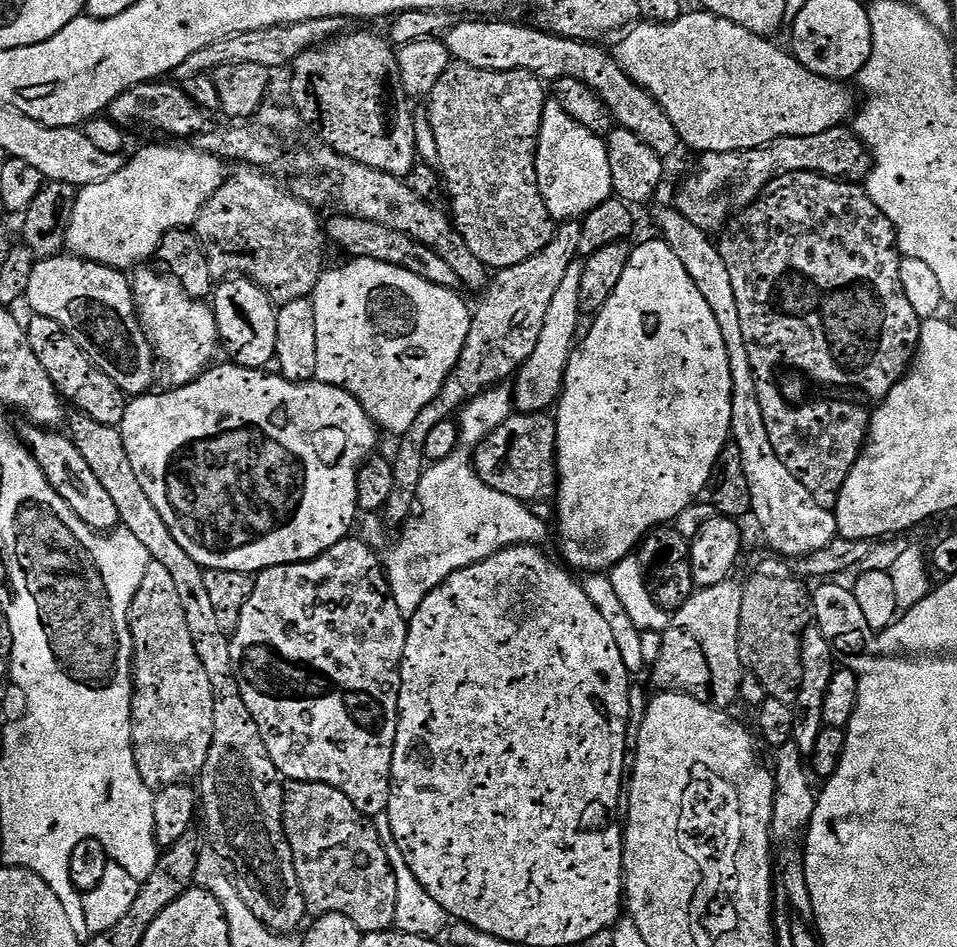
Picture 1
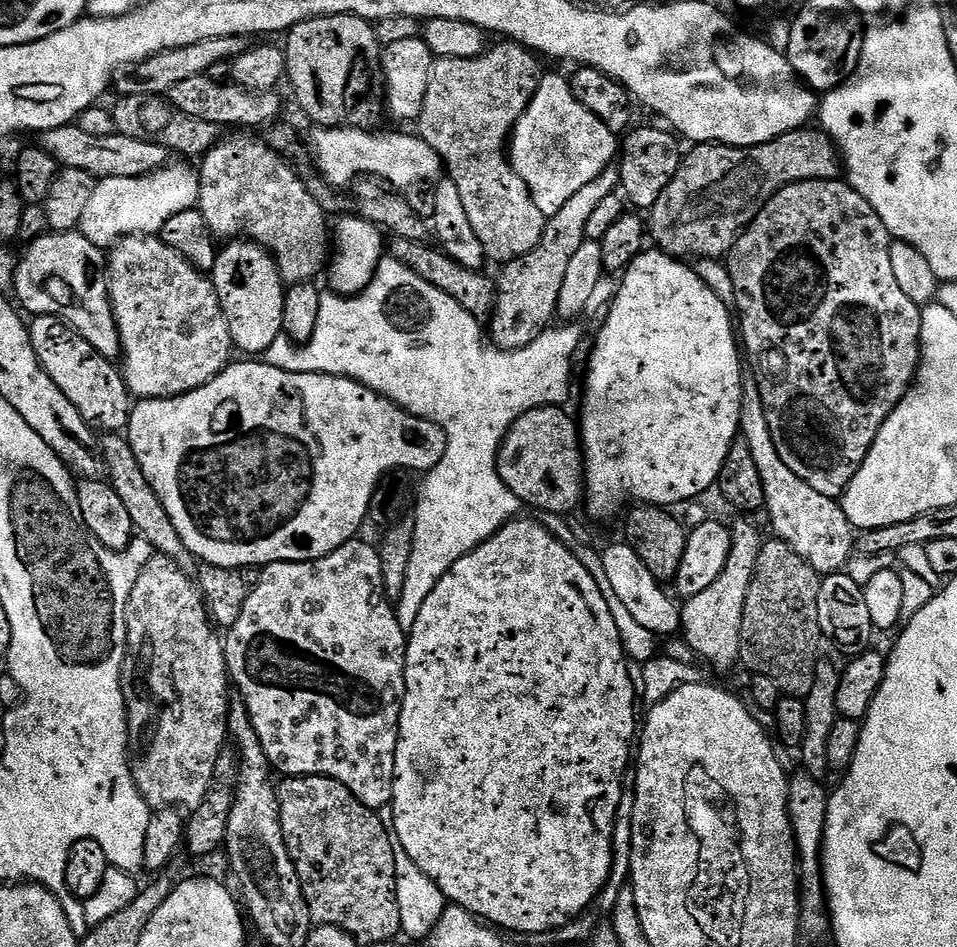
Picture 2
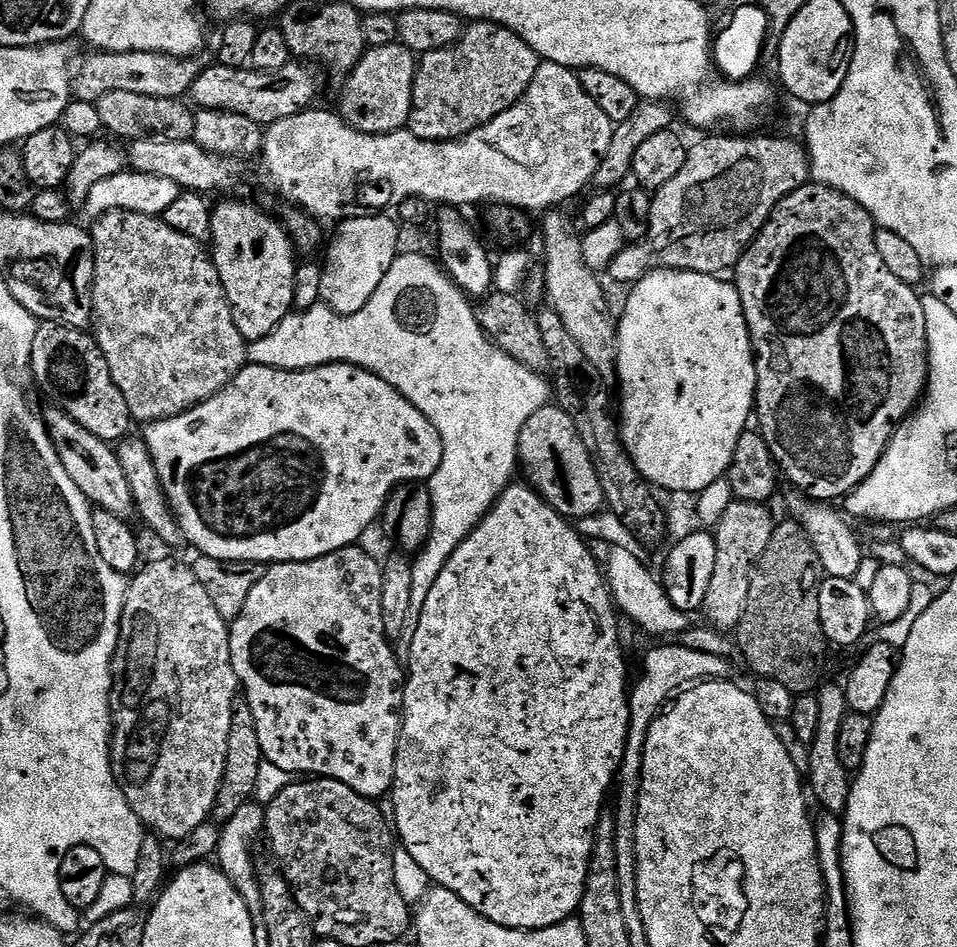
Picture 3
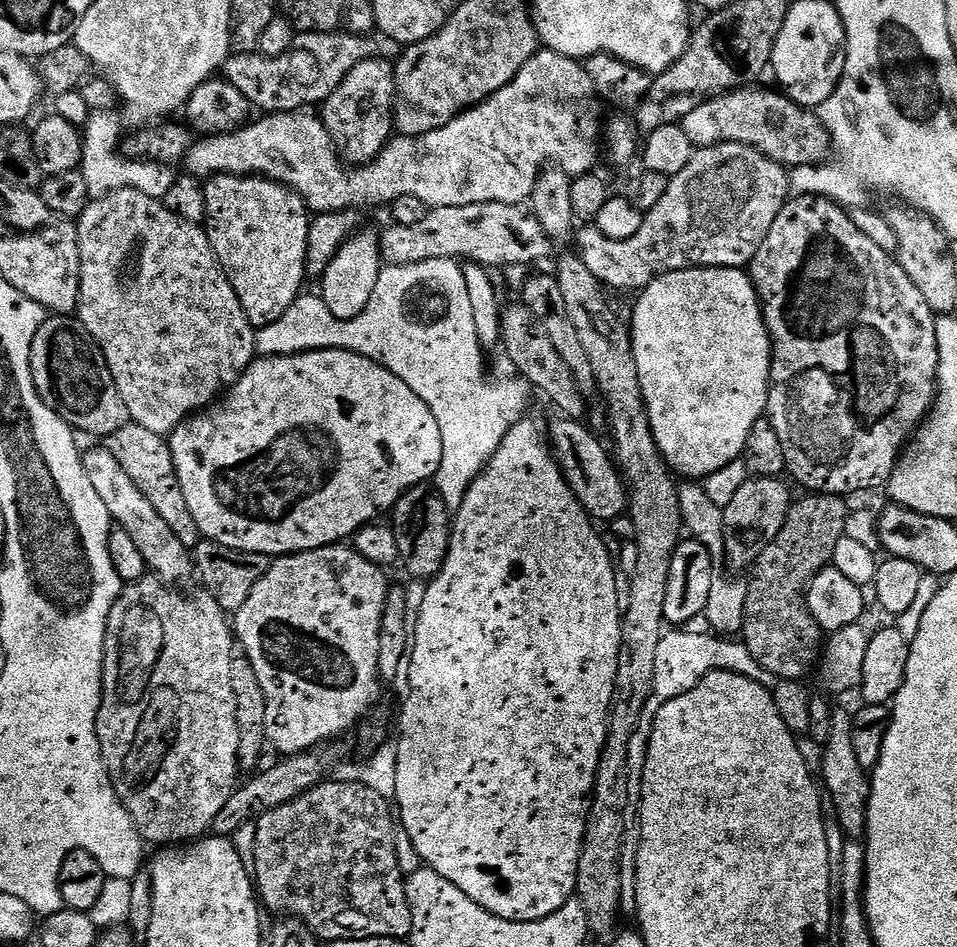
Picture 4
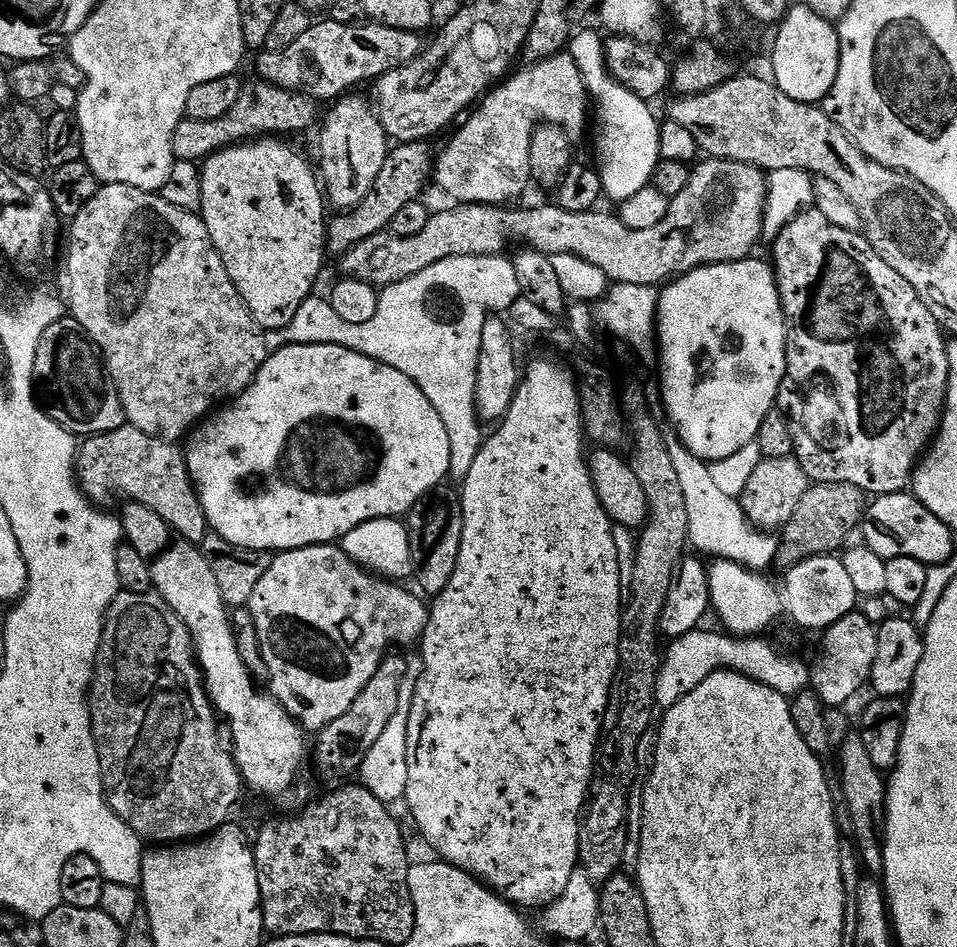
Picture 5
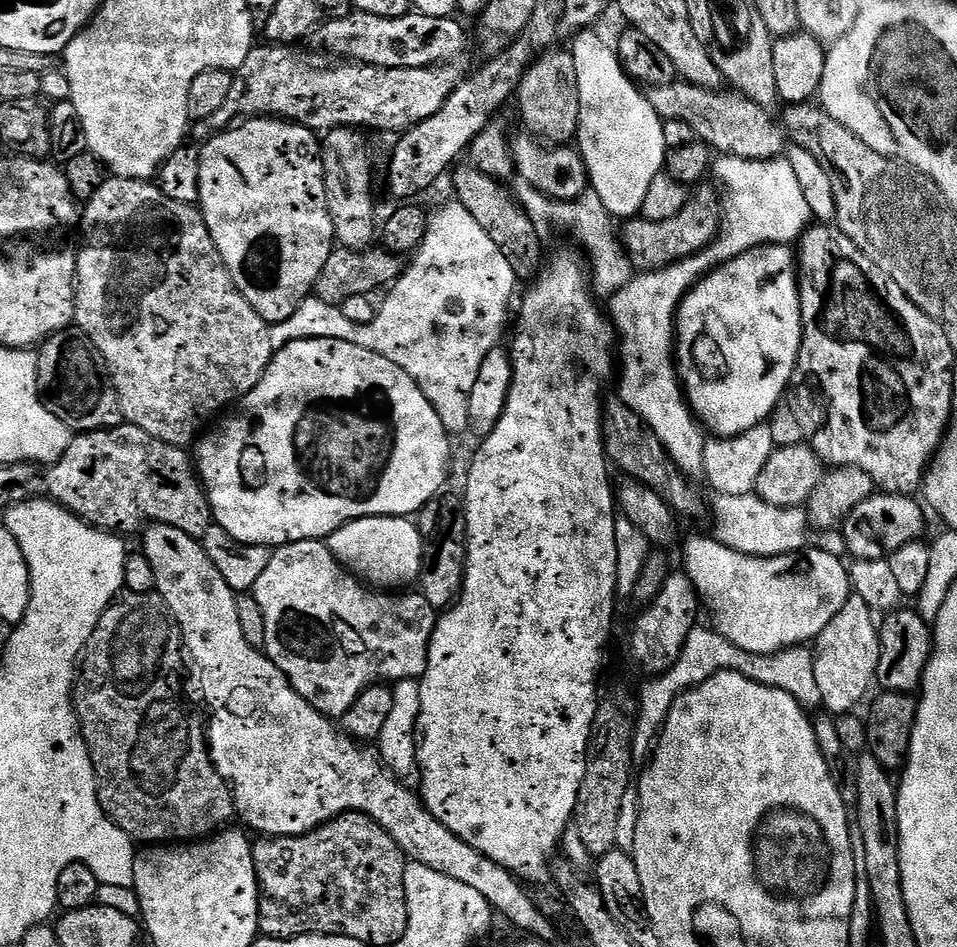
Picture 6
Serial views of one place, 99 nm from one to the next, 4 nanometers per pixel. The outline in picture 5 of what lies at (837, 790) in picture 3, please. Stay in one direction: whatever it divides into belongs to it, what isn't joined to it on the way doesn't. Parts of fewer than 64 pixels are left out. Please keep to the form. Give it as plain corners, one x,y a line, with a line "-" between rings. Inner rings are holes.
852,734
844,740
844,745
840,748
840,788
838,784
838,792
844,795
844,804
848,807
848,820
852,823
852,828
856,831
856,848
858,859
865,869
868,868
876,874
883,873
884,870
884,845
882,843
882,833
884,831
884,803
887,800
886,793
886,776
878,770
878,766
874,766
874,762
870,762
870,754
866,750
866,746
862,743
859,734

